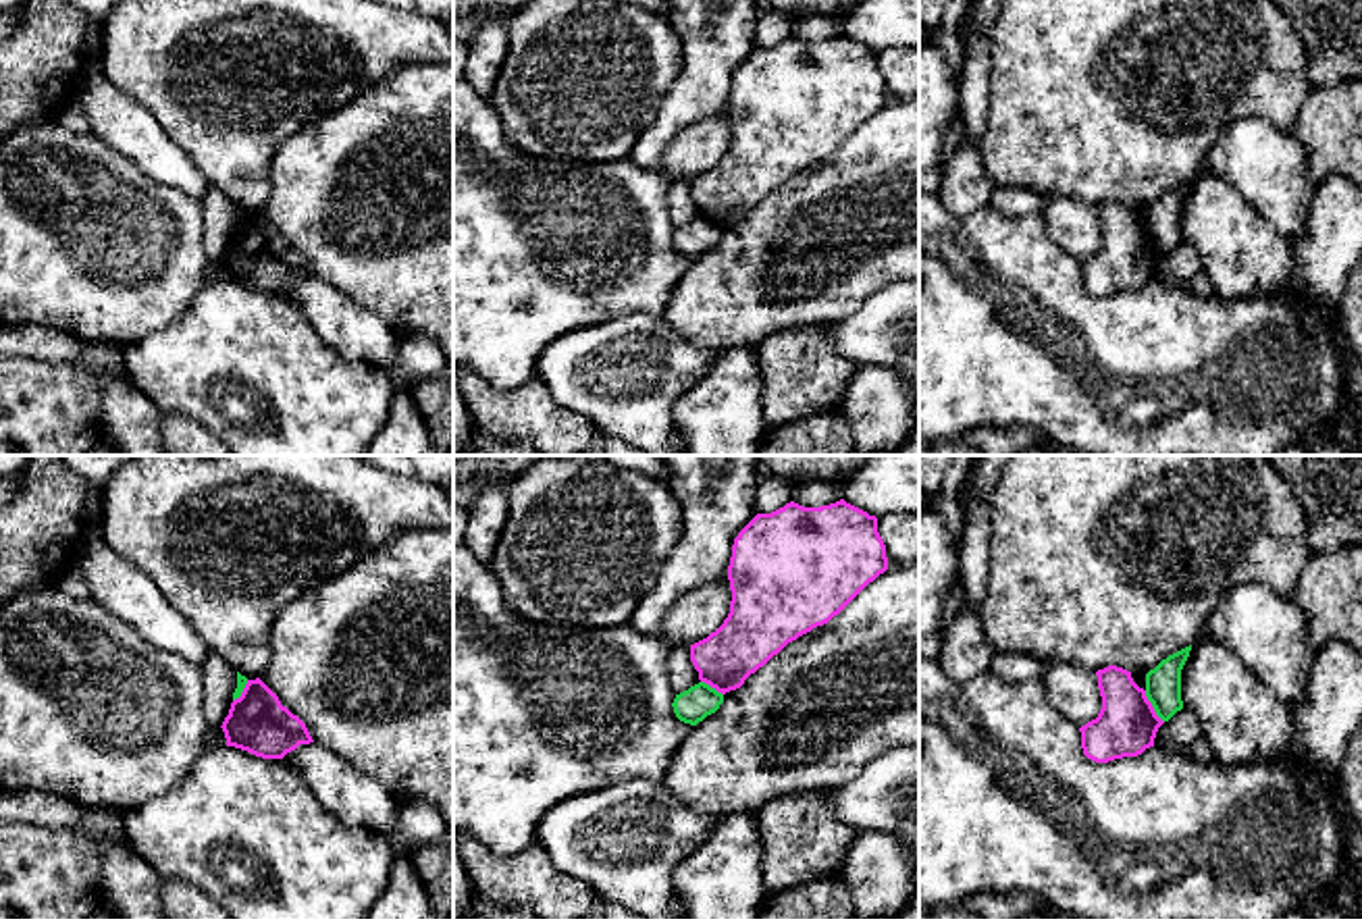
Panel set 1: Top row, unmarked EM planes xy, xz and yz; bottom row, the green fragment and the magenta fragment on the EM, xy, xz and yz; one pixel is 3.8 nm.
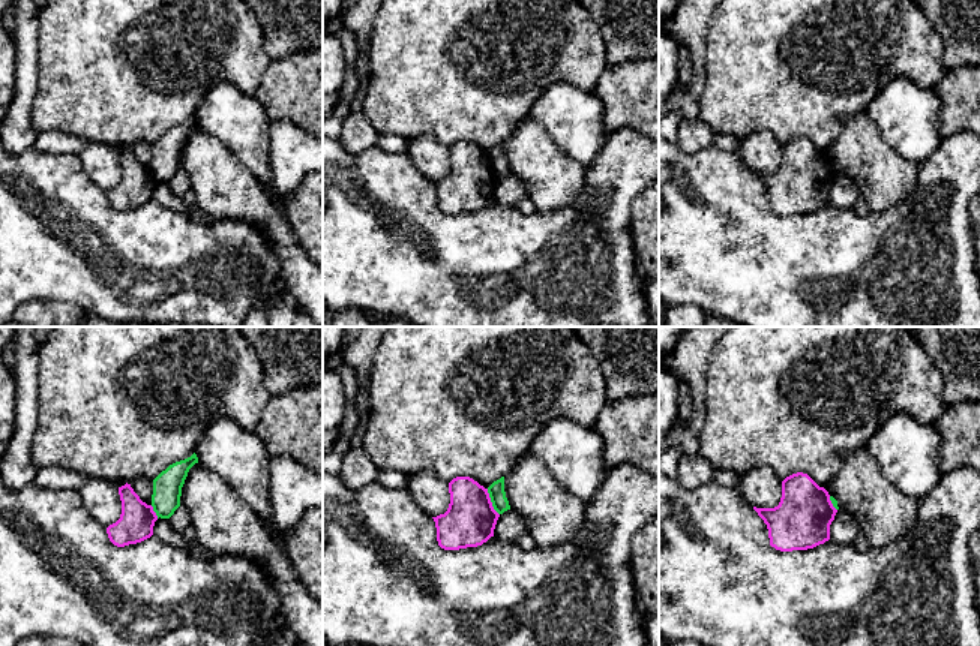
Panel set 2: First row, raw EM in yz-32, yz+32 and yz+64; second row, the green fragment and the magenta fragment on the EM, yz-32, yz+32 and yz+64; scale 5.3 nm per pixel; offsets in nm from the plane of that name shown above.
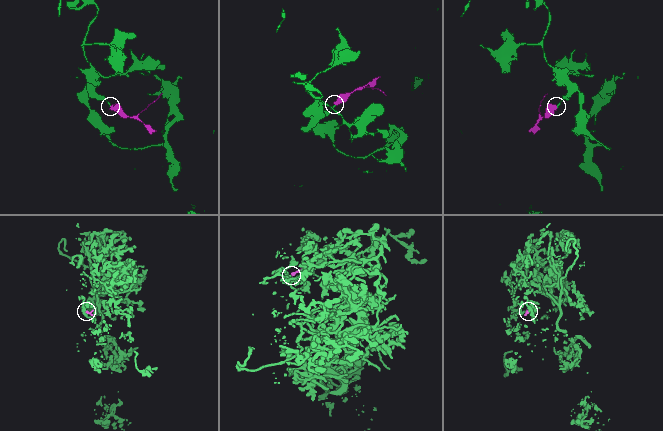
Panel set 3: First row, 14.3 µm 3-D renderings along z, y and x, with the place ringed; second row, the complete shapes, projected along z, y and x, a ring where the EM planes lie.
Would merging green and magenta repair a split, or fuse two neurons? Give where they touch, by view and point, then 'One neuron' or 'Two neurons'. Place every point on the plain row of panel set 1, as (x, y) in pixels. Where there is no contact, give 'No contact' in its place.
Touches green at yz (1153, 240). Two neurons

